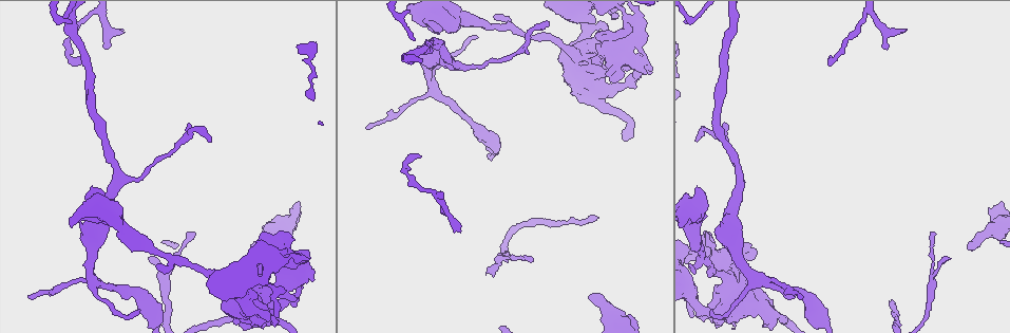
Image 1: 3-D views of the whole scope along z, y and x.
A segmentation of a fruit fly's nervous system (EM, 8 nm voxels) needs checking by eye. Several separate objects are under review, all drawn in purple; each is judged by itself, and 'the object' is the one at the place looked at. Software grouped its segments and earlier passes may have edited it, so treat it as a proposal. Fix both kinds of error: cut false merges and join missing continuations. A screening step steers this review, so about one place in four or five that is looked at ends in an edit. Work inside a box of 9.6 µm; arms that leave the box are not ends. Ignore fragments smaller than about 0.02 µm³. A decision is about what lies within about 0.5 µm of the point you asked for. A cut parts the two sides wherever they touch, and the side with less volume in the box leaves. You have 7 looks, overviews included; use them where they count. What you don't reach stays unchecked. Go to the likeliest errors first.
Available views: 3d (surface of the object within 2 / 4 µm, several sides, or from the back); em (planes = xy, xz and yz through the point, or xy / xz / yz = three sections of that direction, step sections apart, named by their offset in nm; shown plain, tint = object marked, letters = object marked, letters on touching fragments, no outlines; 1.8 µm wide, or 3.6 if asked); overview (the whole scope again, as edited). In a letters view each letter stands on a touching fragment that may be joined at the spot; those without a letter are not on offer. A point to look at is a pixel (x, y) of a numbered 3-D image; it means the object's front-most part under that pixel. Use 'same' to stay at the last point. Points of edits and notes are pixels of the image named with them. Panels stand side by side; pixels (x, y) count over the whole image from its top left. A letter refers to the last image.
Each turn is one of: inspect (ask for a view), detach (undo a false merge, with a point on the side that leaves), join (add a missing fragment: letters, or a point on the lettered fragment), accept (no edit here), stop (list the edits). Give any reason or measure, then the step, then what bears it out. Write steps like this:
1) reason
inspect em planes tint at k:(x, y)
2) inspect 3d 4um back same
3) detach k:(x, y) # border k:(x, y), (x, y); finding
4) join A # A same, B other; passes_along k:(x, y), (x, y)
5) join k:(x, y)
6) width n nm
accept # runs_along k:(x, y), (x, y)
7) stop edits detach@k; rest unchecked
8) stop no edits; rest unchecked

branch stops here
inspect 3d 2um at 1:(250, 246)

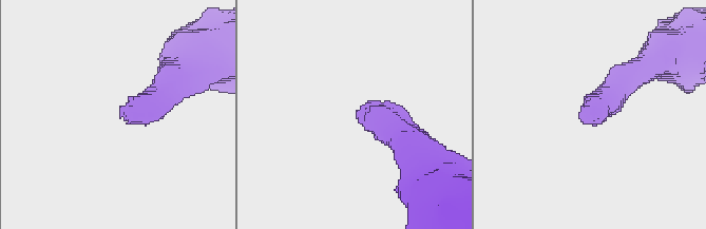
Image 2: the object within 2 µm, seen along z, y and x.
inspect em 3.6um planes letters at 2:(367, 102)

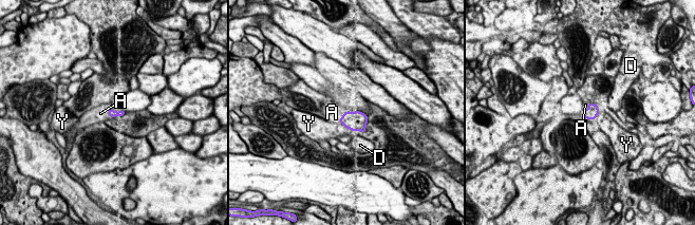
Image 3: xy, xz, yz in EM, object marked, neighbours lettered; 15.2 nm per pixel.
join A # A same, D other, Y other; the cell continues

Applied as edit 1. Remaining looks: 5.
redraw
inspect overview

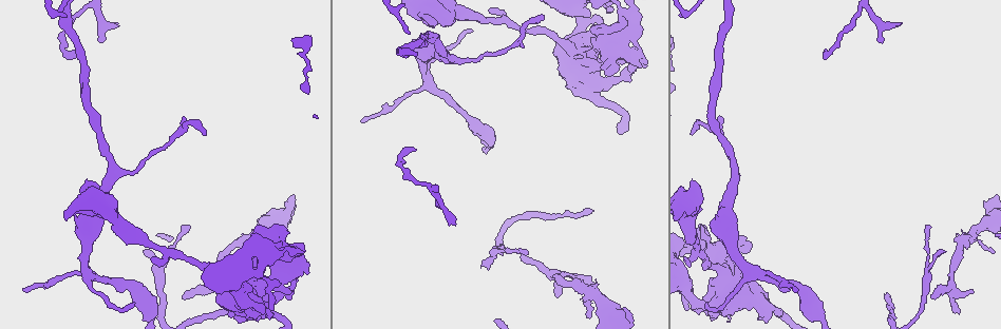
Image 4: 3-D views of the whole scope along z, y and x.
a narrow waist
inspect 3d 2um at 4:(699, 304)

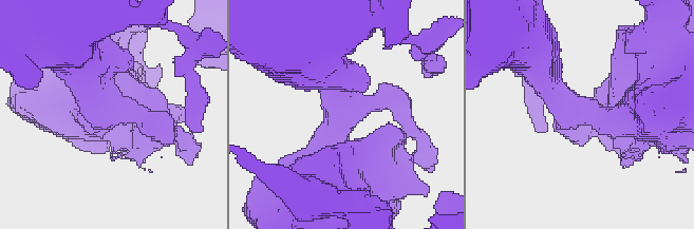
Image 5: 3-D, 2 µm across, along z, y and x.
shape alone is not enough
inspect em yz step 4 plain at 5:(339, 118)

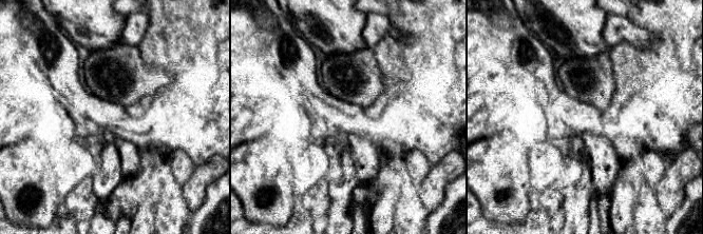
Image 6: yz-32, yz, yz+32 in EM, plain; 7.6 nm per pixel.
inspect em yz step 4 letters same

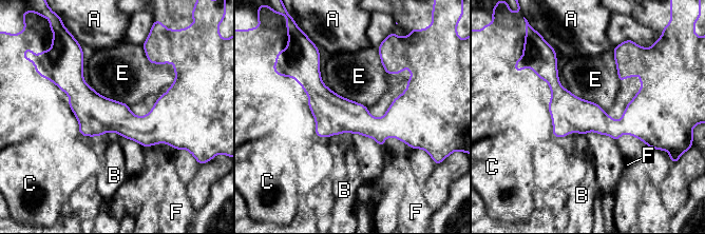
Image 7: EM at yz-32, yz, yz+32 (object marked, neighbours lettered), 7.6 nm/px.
accept # A other, B other, C other, E other, F other; runs_along 7:(61, 85), (126, 123), (179, 111); one cell here

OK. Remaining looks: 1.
free end
inspect em 3.6um yz step 4 letters at 4:(556, 297)

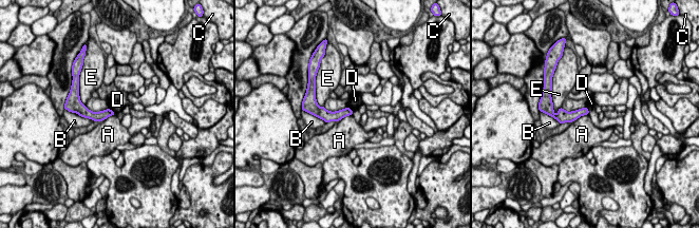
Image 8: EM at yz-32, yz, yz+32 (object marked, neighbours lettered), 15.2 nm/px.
width 120 nm
accept # A other, B other, C other, D other, E other; border 8:(587, 108), (588, 114); no lettered fragment goes on from it

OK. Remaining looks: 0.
stop edits join@3; rest unchecked

